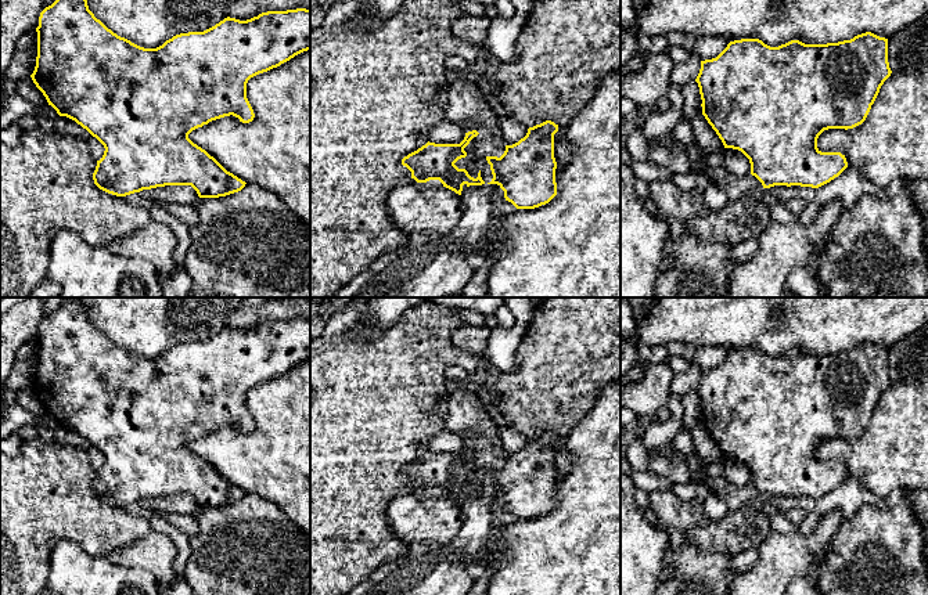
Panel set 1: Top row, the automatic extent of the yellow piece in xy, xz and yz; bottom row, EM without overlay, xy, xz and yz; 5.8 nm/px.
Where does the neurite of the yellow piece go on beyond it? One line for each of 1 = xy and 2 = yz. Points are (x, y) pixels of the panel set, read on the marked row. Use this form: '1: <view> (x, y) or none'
1: none
2: none

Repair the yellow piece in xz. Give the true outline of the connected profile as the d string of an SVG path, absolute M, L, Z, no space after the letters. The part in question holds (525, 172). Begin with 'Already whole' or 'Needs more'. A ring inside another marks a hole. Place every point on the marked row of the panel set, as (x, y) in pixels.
Already whole. M546 120L528 129L524 138L512 145L506 145L504 154L497 156L486 156L493 178L488 184L497 184L504 191L506 201L511 202L517 209L535 209L548 203L557 195L554 158L554 134L558 125Z

